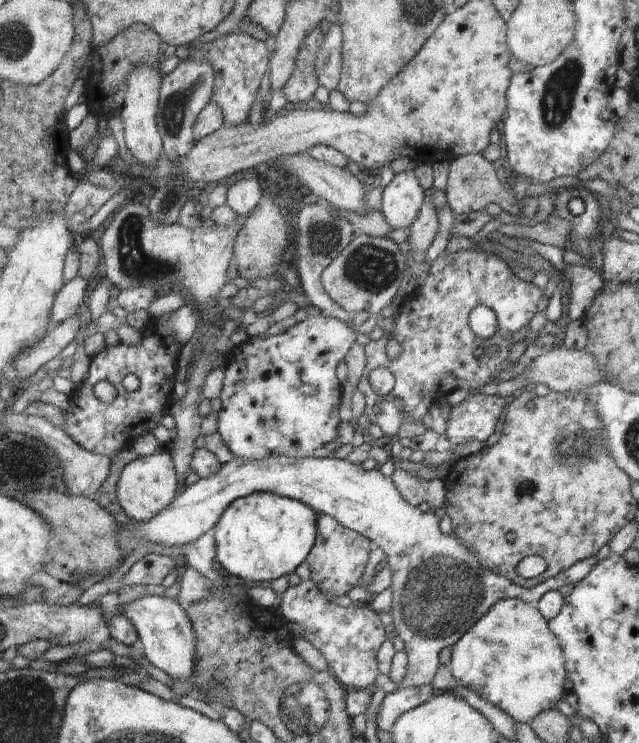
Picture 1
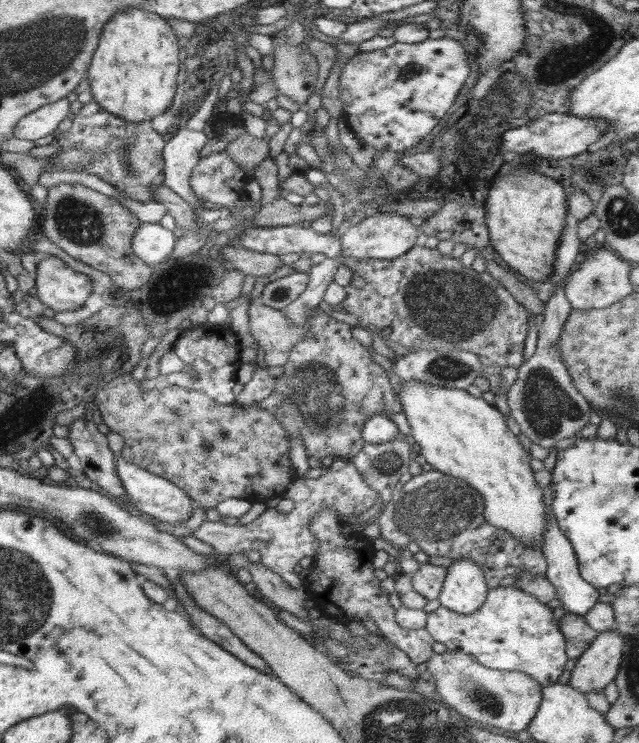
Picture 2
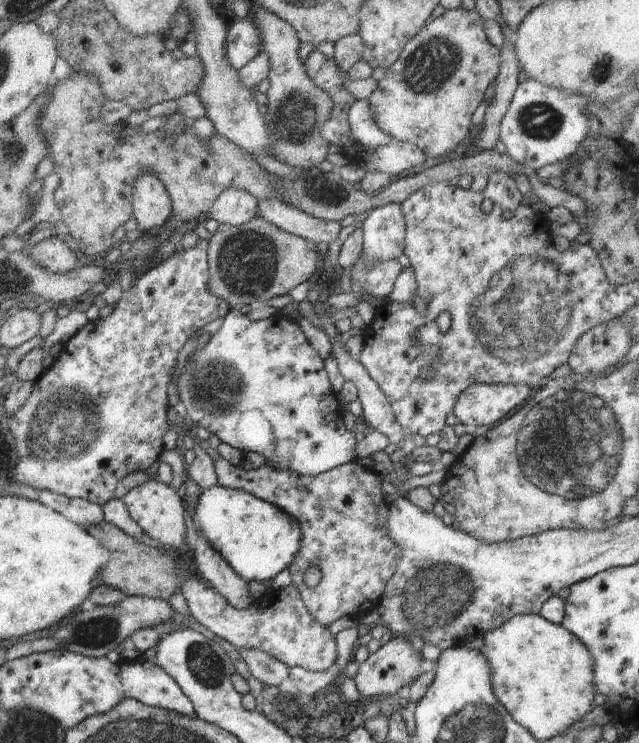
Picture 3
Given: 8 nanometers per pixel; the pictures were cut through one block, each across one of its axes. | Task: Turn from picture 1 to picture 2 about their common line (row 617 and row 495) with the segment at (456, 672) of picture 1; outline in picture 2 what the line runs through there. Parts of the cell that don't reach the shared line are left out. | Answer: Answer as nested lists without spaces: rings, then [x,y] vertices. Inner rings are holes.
[[[414,379],[401,383],[402,389],[396,393],[396,398],[410,424],[410,440],[416,452],[421,453],[438,472],[465,480],[480,492],[484,497],[484,520],[510,531],[516,539],[530,547],[538,545],[542,548],[546,527],[544,490],[534,480],[534,472],[530,468],[531,454],[522,448],[518,436],[510,431],[506,418],[492,403],[470,395],[465,389],[438,387]]]

